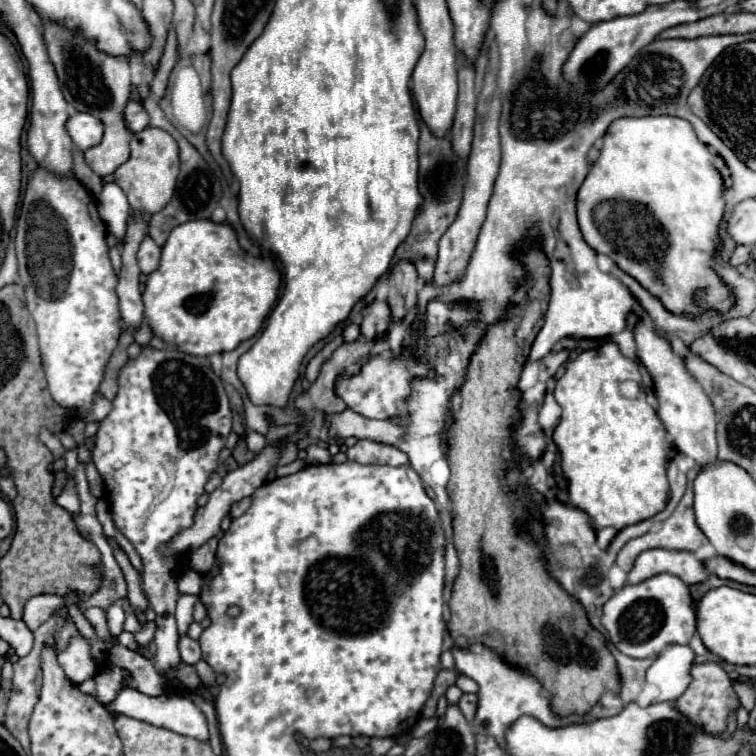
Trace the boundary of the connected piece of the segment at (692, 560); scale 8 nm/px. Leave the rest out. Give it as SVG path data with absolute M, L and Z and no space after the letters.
M654 548L654 550L646 550L638 556L632 572L628 574L628 584L642 582L642 580L652 578L662 572L676 574L686 584L698 584L708 578L704 560L700 560L694 552Z

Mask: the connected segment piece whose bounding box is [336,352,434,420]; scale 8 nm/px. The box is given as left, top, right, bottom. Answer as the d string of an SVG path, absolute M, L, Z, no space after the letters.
M402 352L396 358L382 358L382 356L374 356L370 358L360 374L350 376L340 376L336 380L336 394L340 394L346 402L348 408L356 410L358 414L366 416L366 418L392 418L398 414L398 404L404 402L410 394L410 382L416 376L434 376L432 368L428 364L416 364L406 352Z

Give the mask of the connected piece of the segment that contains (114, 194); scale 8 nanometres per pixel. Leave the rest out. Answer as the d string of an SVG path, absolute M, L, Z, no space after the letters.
M106 184L102 194L98 196L98 208L100 208L100 216L106 224L106 230L120 240L126 234L128 216L130 216L130 206L128 206L128 200L124 198L124 192L120 190L120 186Z

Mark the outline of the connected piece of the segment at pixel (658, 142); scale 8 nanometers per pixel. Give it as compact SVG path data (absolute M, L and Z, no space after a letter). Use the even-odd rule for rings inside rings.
M674 116L618 118L608 128L600 158L590 168L577 194L578 224L584 240L594 250L610 256L626 274L658 298L668 312L688 318L696 318L706 310L724 314L734 306L734 294L714 270L714 254L722 244L718 232L726 210L722 192L724 182L712 164L712 152L696 138L688 120ZM652 216L666 236L652 236Z

